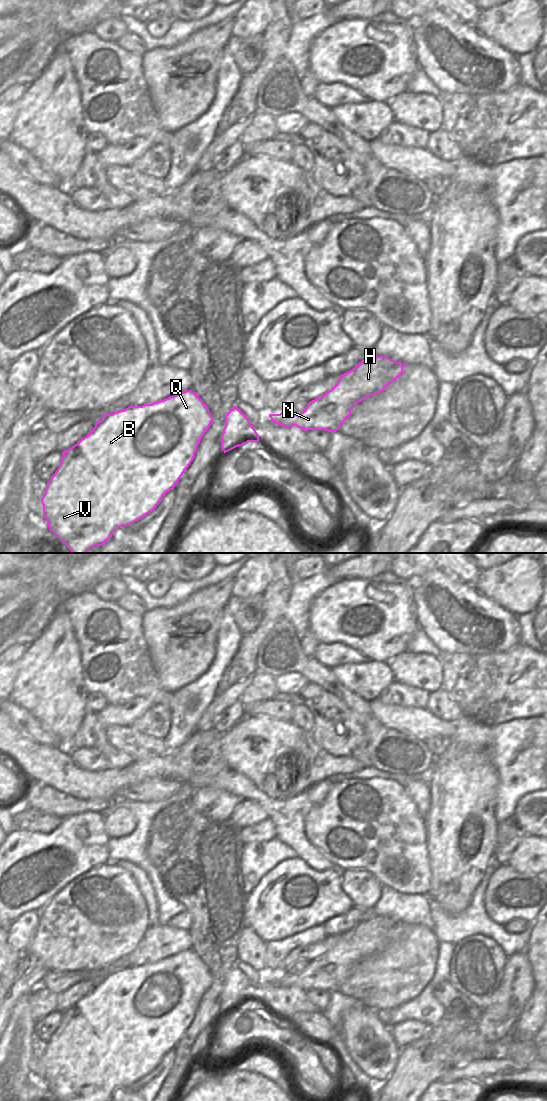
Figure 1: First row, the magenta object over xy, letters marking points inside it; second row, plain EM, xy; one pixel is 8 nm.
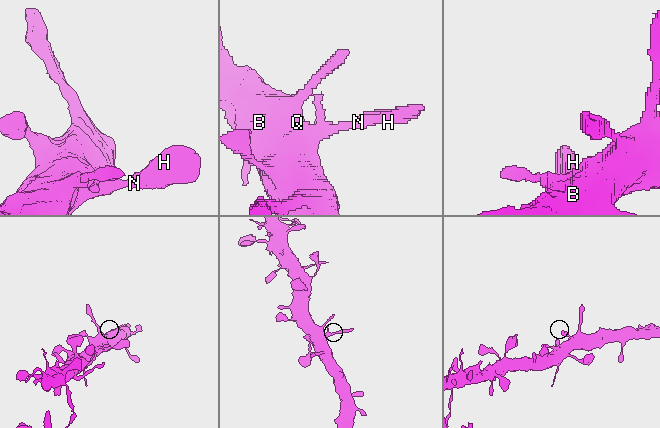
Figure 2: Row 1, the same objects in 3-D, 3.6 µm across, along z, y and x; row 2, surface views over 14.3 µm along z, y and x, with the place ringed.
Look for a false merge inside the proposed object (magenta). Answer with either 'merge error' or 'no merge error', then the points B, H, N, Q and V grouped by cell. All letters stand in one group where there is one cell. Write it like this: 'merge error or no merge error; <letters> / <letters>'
no merge error; B H N Q V

